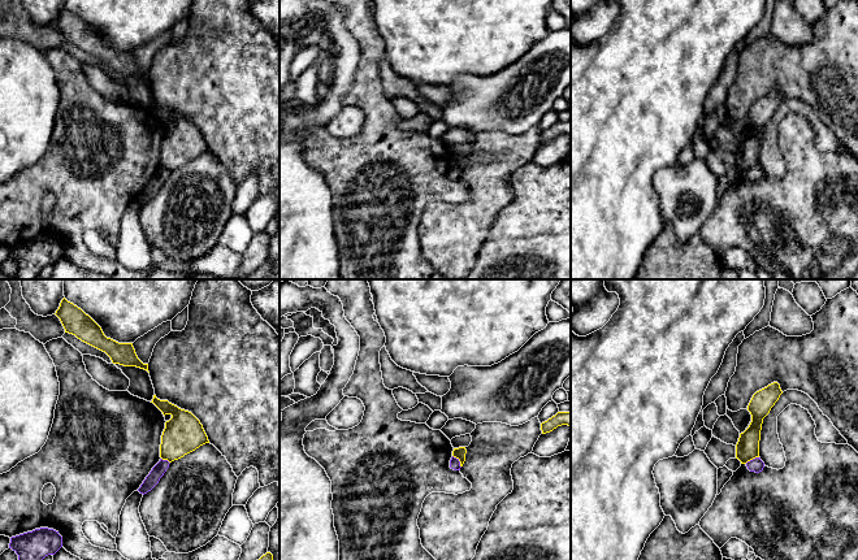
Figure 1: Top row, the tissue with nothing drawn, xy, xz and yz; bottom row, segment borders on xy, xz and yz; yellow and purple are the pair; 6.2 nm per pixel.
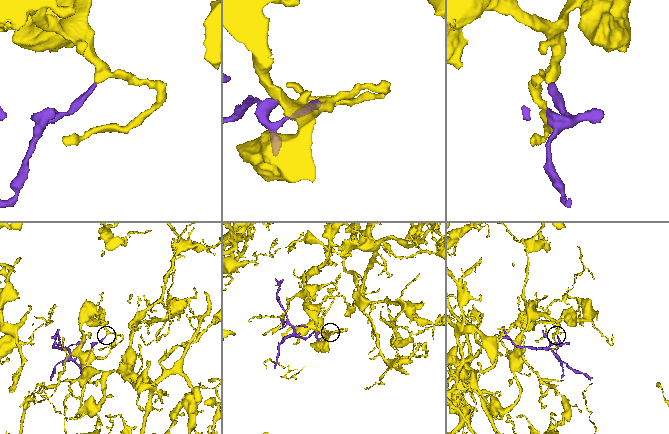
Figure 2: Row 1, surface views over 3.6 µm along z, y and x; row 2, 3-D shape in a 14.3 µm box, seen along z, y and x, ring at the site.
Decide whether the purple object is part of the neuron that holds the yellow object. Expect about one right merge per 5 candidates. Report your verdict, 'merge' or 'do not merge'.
do not merge

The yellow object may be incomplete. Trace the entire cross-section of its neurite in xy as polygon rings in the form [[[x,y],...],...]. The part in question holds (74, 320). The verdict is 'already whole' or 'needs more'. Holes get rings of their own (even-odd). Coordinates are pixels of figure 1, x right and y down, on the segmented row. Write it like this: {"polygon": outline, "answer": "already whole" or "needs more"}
{"polygon": [[[65,298],[55,314],[60,318],[65,333],[73,334],[82,342],[105,352],[113,364],[136,366],[148,372],[148,364],[143,364],[138,359],[133,343],[118,343],[107,338],[101,327],[88,314]]], "answer": "already whole"}

